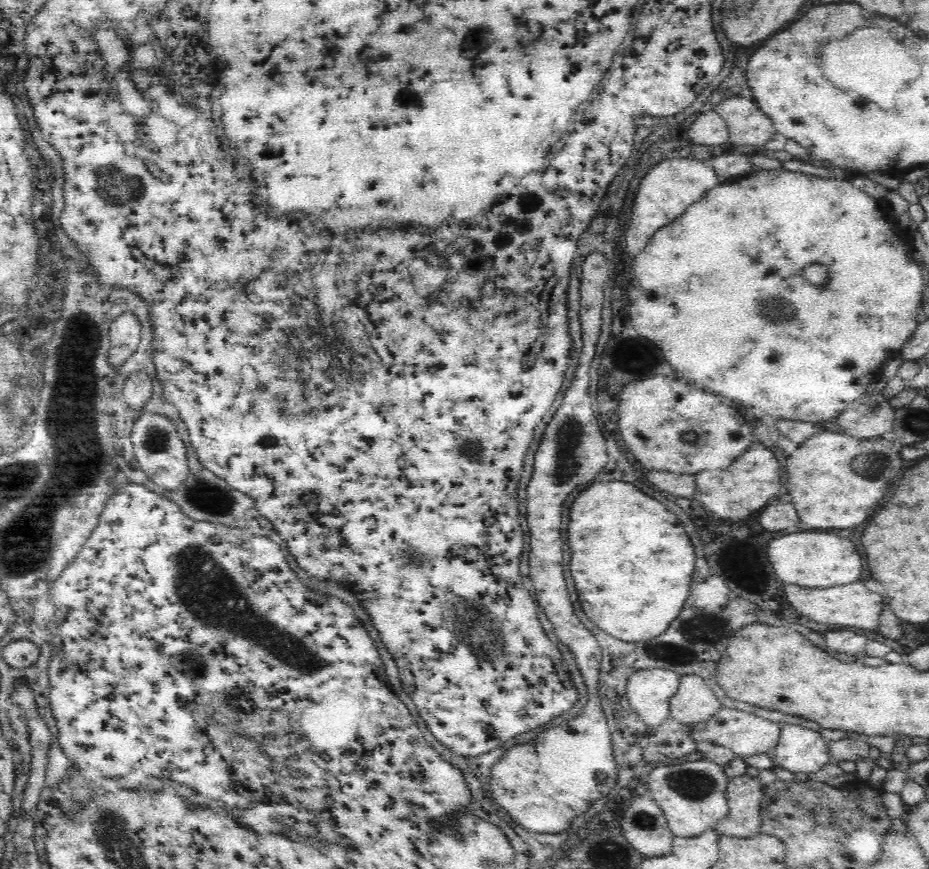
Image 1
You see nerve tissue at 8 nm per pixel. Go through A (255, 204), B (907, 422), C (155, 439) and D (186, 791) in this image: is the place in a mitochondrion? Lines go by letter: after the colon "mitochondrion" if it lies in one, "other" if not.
A: other
B: mitochondrion
C: mitochondrion
D: other

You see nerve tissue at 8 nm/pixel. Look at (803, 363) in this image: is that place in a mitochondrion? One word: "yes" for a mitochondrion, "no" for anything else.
no

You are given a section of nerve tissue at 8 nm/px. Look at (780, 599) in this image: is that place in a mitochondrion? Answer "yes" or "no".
no

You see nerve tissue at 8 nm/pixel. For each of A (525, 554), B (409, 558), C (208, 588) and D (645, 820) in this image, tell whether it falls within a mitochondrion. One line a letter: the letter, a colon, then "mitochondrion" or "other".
A: other
B: mitochondrion
C: mitochondrion
D: mitochondrion

